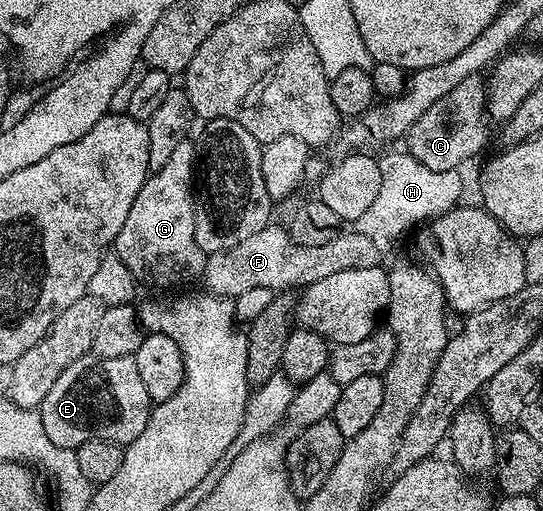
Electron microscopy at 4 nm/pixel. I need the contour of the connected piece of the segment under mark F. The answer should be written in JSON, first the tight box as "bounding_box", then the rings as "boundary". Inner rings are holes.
{"bounding_box":[201,225,381,297],"boundary":[[[269,225],[261,229],[261,233],[253,233],[253,237],[245,237],[237,245],[224,251],[213,251],[207,255],[207,264],[201,276],[206,290],[212,295],[234,297],[245,293],[248,289],[269,289],[276,293],[288,289],[302,289],[308,283],[321,281],[321,277],[329,277],[333,273],[345,273],[345,269],[369,269],[380,266],[381,249],[369,241],[364,234],[347,229],[329,245],[297,245],[291,240],[282,226]]]}

